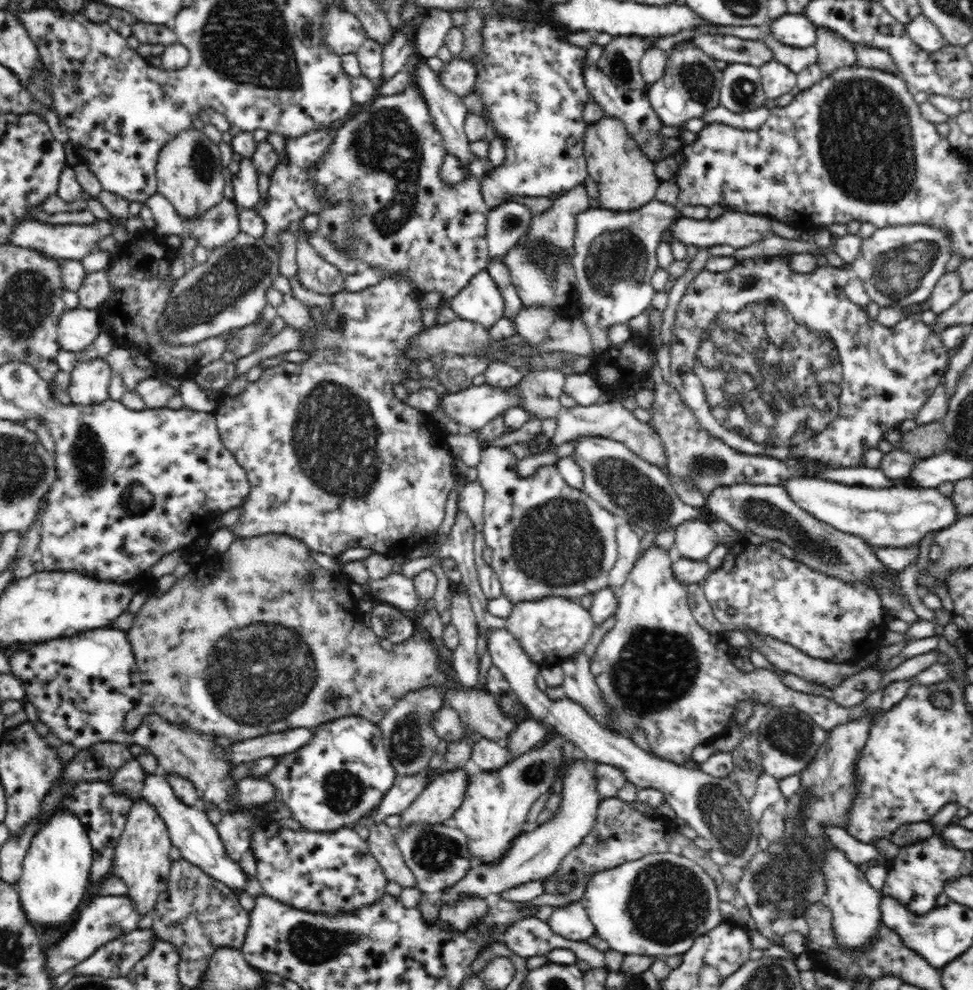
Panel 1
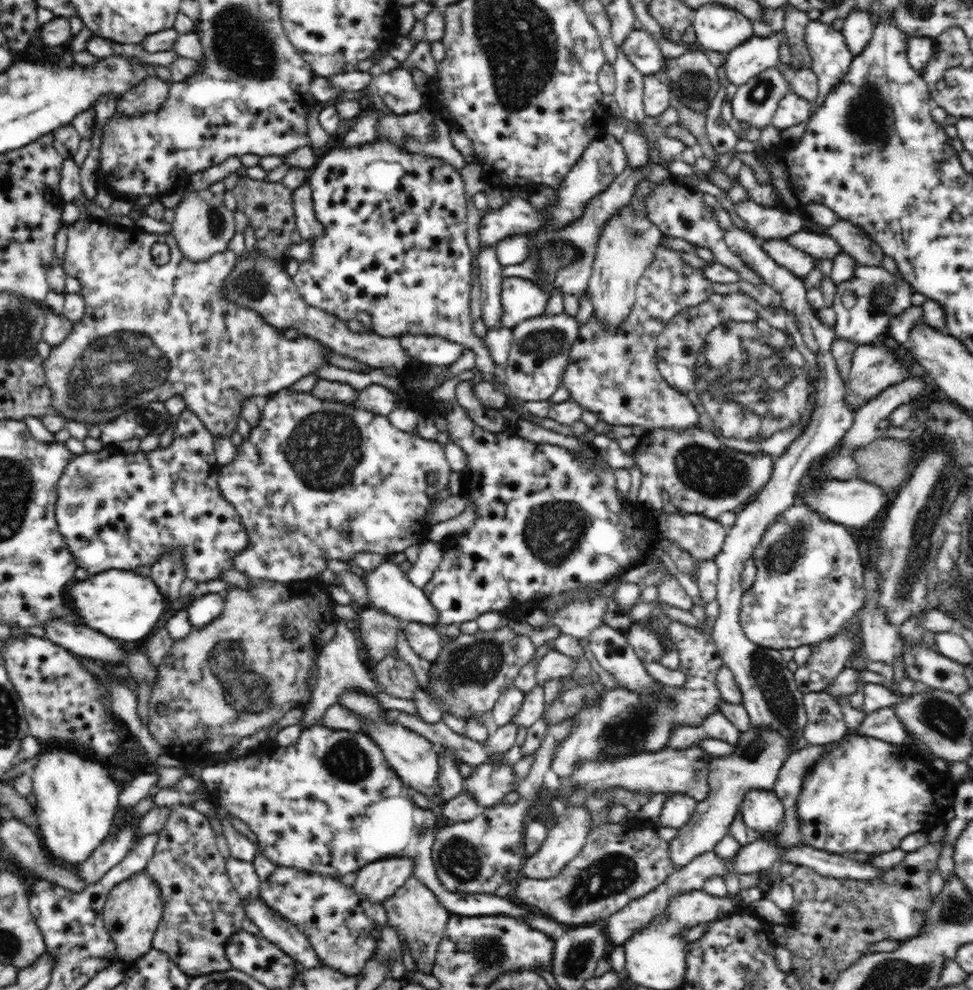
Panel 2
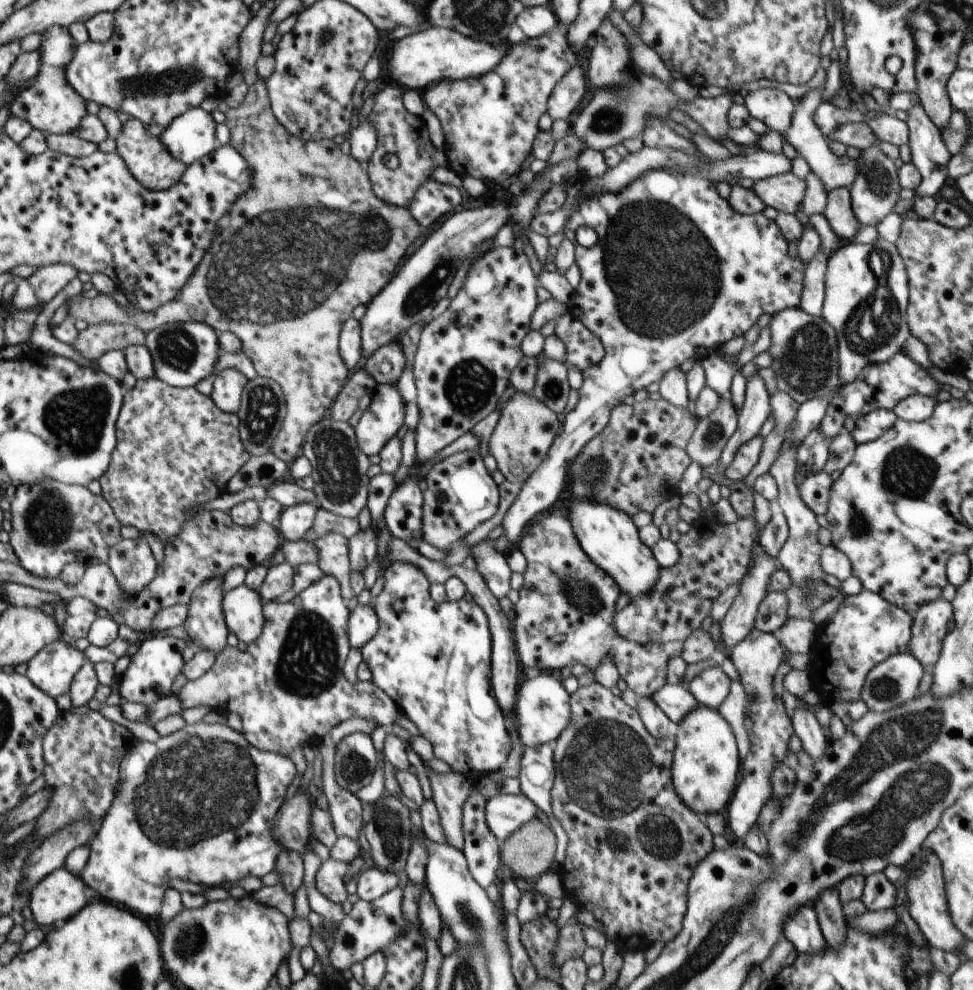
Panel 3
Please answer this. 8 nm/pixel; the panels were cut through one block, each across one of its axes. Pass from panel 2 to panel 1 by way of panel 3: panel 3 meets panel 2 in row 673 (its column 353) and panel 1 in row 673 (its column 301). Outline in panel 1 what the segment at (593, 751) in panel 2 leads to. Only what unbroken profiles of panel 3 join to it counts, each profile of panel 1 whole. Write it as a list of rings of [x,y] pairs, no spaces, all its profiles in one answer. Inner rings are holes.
[[[658,545],[650,546],[641,554],[618,593],[619,603],[614,613],[614,626],[604,635],[596,647],[594,656],[589,659],[590,671],[604,695],[604,701],[610,705],[612,722],[606,722],[604,726],[627,735],[637,727],[643,728],[653,754],[664,760],[686,765],[687,761],[692,760],[695,746],[706,745],[727,732],[727,728],[733,723],[736,706],[748,700],[758,704],[769,704],[772,708],[793,706],[800,713],[807,714],[819,728],[827,731],[850,720],[858,720],[870,712],[876,713],[881,709],[882,691],[890,682],[916,677],[932,666],[937,660],[938,652],[944,649],[942,646],[939,650],[931,650],[906,659],[896,669],[885,673],[876,692],[872,692],[861,703],[848,708],[842,707],[832,699],[788,688],[780,677],[769,669],[758,668],[753,672],[738,670],[732,664],[733,653],[725,643],[724,637],[704,630],[693,617],[687,586],[674,577],[674,559],[673,551],[666,551]]]

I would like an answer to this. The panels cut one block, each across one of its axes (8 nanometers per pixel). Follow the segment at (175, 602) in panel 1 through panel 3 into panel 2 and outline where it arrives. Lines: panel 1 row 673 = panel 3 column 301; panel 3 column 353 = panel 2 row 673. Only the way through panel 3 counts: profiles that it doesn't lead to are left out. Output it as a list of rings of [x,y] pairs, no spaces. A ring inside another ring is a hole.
[[[257,579],[251,589],[230,586],[223,595],[225,607],[222,614],[204,626],[191,625],[190,632],[183,639],[172,643],[169,654],[157,667],[157,679],[151,686],[147,730],[164,747],[163,752],[183,764],[198,762],[210,754],[227,753],[242,738],[273,727],[292,708],[303,708],[308,704],[312,698],[308,678],[317,666],[320,650],[338,632],[338,617],[334,614],[336,604],[330,598],[326,585],[318,585],[313,579],[286,582]],[[284,625],[296,627],[296,640],[282,636]],[[160,702],[166,705],[166,715],[157,711]],[[262,712],[276,718],[252,718],[252,714]]]

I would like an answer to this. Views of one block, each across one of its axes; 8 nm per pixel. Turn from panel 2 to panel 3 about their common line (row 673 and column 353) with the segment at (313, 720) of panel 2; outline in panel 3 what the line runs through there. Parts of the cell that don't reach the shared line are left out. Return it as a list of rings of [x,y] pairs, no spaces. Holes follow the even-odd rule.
[[[353,317],[342,326],[339,335],[339,354],[350,373],[356,372],[363,364],[361,325]]]

